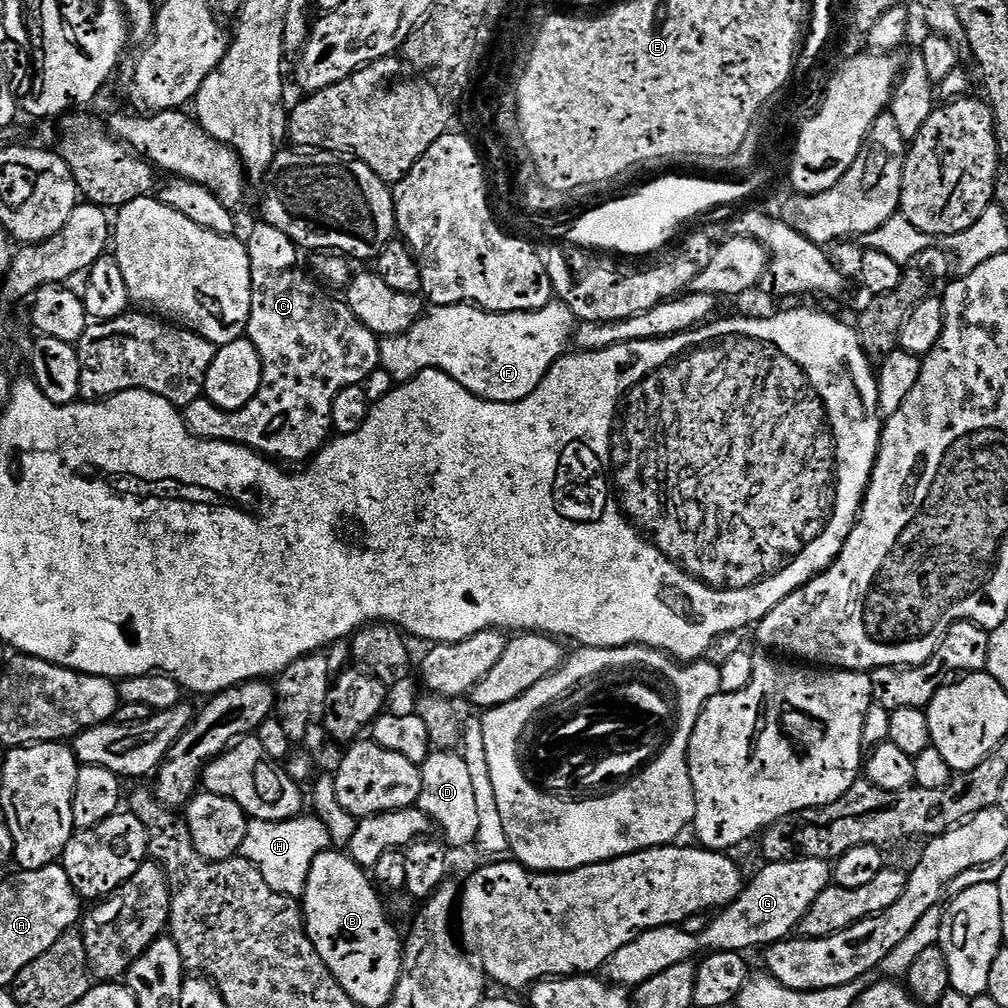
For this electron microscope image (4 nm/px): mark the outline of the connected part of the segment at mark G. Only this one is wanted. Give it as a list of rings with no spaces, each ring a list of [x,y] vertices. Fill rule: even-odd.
[[[821,858],[782,863],[768,862],[763,866],[754,880],[745,885],[735,901],[721,909],[703,931],[690,935],[675,925],[643,932],[609,959],[604,967],[605,977],[613,985],[624,984],[630,988],[637,988],[654,975],[684,961],[693,961],[713,953],[740,954],[750,948],[766,948],[775,942],[786,940],[799,922],[801,925],[807,917],[808,910],[817,900],[817,896],[829,887],[830,866]]]

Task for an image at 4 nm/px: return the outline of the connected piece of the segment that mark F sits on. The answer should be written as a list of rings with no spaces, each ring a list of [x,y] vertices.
[[[553,302],[538,312],[485,312],[473,304],[437,304],[427,310],[429,312],[403,334],[380,340],[381,369],[396,384],[404,384],[422,370],[440,368],[479,400],[492,400],[496,404],[516,404],[530,395],[553,364],[565,355],[567,348],[564,347],[573,343],[578,325],[576,316],[561,302]]]

